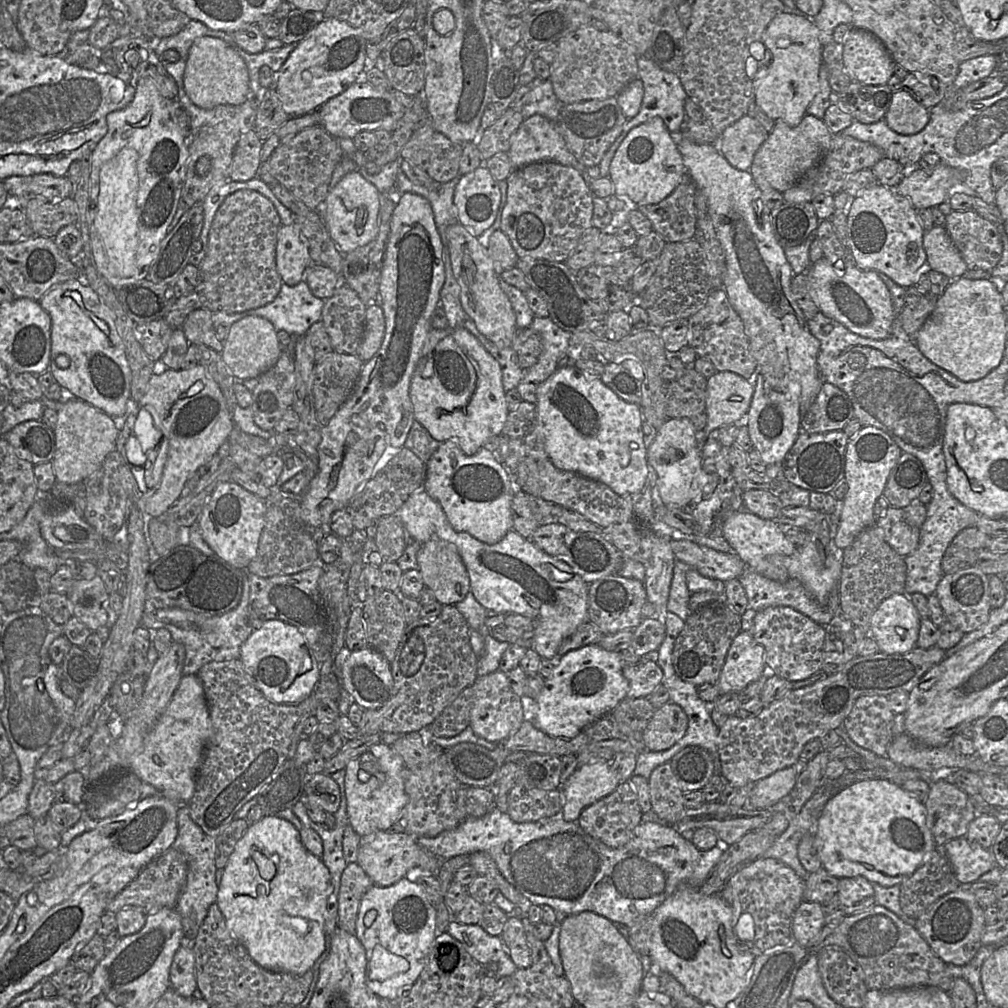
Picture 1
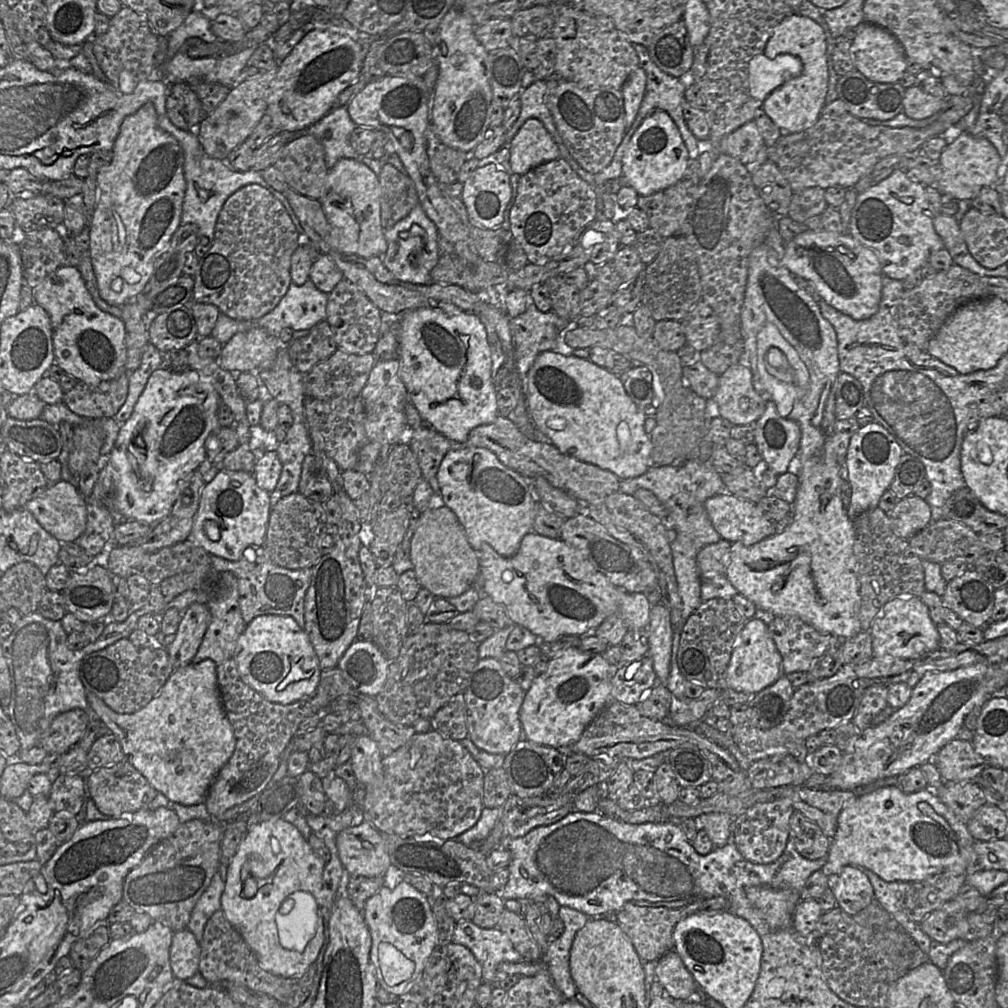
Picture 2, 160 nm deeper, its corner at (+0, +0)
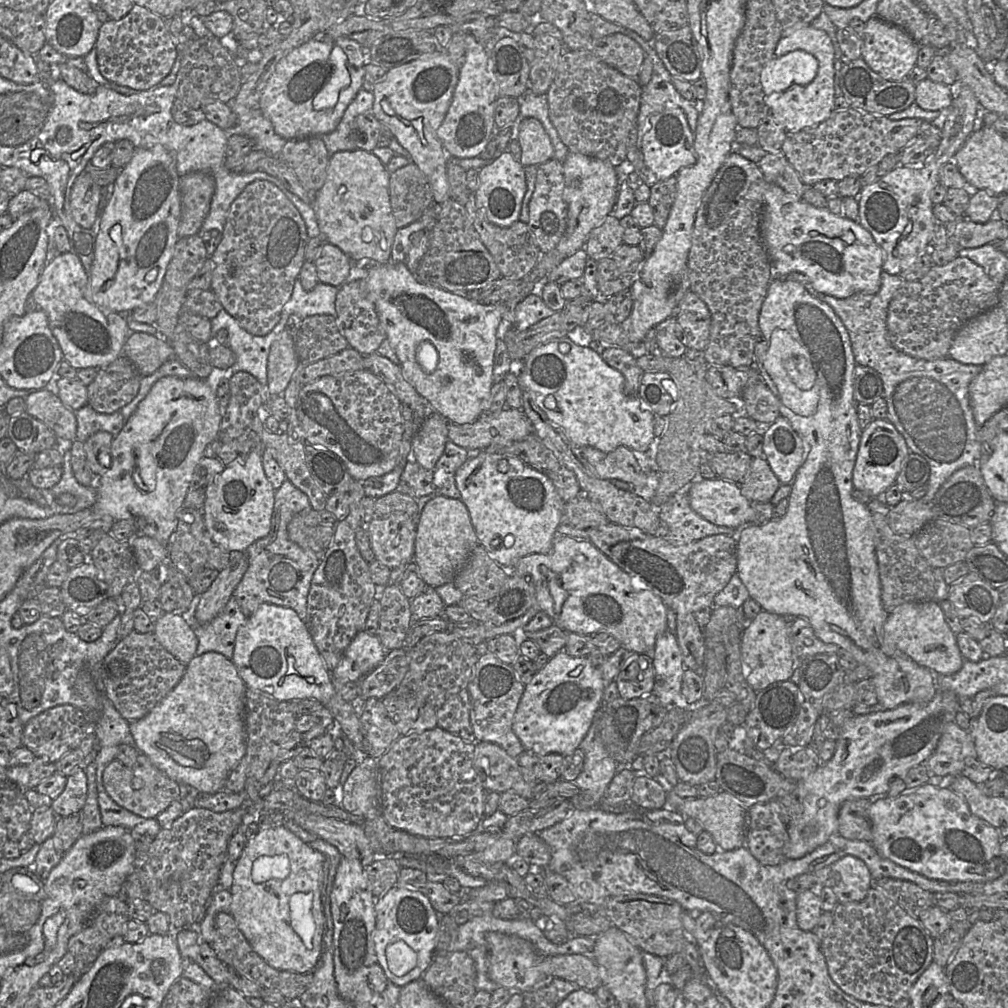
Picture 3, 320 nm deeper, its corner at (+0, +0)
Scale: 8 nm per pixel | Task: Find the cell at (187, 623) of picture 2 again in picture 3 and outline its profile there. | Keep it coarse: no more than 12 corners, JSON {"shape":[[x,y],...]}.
{"shape":[[246,552],[229,553],[228,566],[199,596],[195,618],[211,622],[248,568]]}

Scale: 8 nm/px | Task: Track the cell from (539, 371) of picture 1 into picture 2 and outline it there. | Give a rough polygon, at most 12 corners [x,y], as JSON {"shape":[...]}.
{"shape":[[534,303],[510,319],[517,375],[554,350],[565,323]]}

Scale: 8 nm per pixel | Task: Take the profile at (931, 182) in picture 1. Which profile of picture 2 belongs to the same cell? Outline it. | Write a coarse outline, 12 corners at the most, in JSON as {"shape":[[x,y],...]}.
{"shape":[[966,131],[945,147],[942,177],[930,186],[973,200],[1003,183],[1002,160]]}

